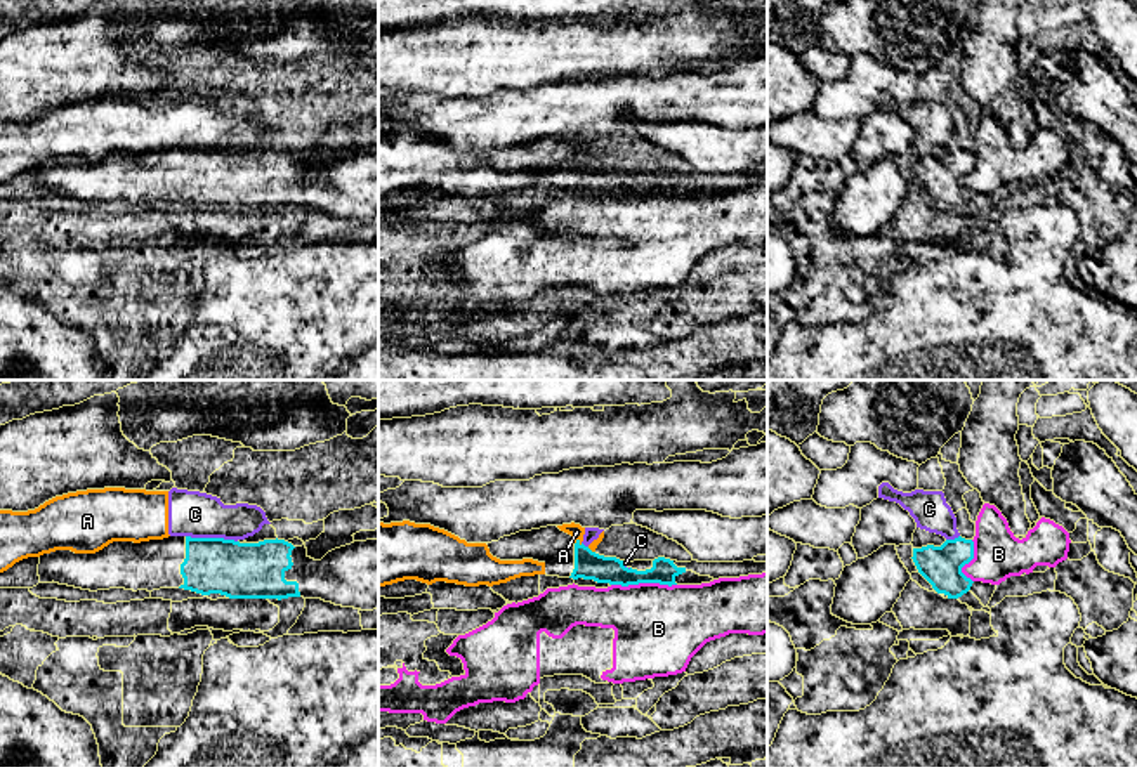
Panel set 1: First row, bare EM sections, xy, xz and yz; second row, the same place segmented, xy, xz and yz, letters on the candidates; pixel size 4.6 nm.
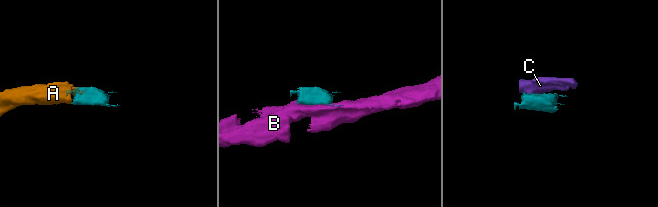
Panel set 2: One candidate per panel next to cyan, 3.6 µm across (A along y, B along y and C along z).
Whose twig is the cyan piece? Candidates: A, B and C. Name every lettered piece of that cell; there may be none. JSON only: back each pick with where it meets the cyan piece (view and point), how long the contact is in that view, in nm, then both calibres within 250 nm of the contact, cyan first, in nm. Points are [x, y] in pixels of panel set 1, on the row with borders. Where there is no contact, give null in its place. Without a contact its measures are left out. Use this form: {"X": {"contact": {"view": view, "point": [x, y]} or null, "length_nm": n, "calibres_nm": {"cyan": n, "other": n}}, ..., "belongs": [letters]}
{"belongs": []}

